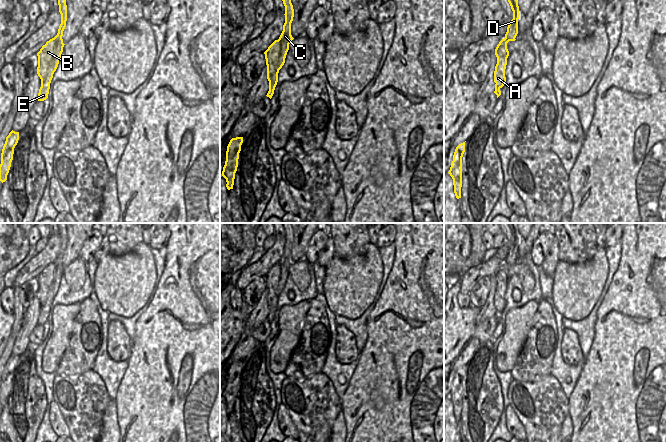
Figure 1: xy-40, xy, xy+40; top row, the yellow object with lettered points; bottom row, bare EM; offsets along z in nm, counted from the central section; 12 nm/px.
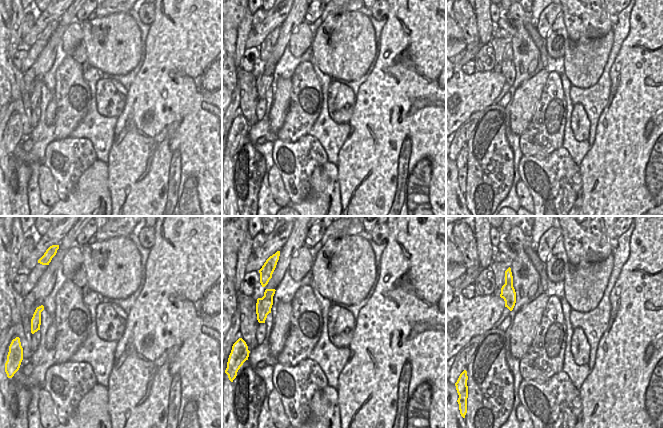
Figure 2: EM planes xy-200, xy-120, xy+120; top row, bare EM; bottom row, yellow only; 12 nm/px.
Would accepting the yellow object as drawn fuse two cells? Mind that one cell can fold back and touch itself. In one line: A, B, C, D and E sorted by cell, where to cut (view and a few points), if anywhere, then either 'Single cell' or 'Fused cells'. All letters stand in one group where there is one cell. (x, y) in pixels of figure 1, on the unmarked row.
Groups: A B / C D E. Split along xy-40 (54, 261), (55, 278), (46, 301), (41, 305). Fused cells

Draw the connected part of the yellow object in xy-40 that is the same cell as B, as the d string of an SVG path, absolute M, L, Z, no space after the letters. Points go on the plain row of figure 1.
M55 262L50 263L42 270L40 275L37 277L38 280L38 291L37 298L40 301L41 305L44 305L51 290L51 284L55 279L55 270L57 266Z

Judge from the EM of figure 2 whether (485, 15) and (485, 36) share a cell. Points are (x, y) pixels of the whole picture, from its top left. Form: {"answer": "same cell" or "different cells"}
{"answer": "same cell"}

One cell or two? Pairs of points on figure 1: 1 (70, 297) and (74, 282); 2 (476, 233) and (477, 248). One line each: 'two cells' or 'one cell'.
1: two cells
2: one cell

